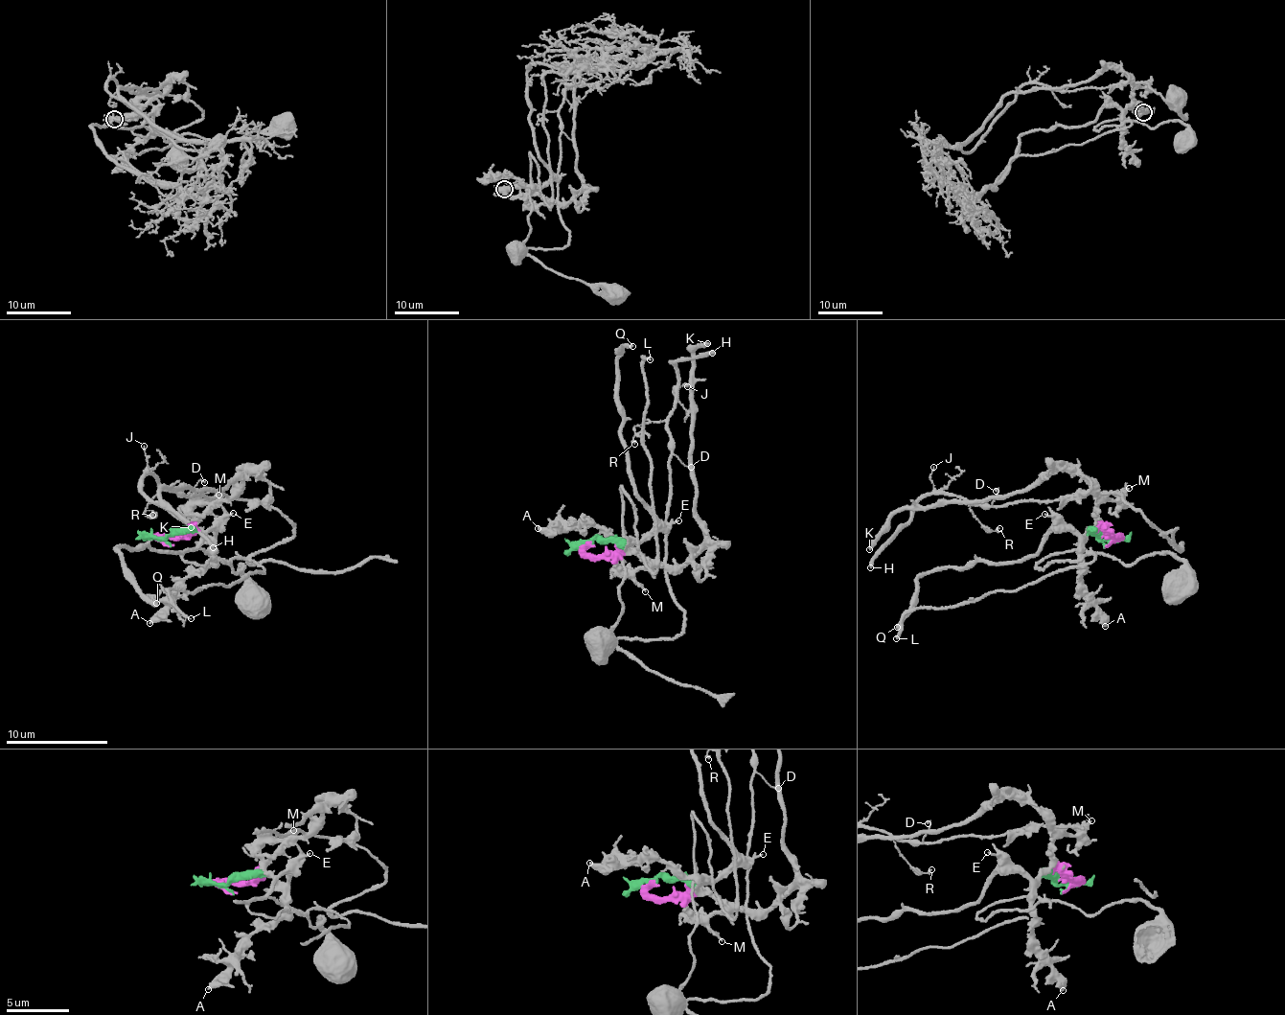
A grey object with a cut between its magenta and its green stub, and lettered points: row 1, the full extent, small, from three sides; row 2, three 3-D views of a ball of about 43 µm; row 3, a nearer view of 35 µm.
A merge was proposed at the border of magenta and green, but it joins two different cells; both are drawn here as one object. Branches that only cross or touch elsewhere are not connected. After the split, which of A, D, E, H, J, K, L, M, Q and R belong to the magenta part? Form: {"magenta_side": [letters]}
{"magenta_side": ["D", "H", "J", "K", "M", "R"]}

